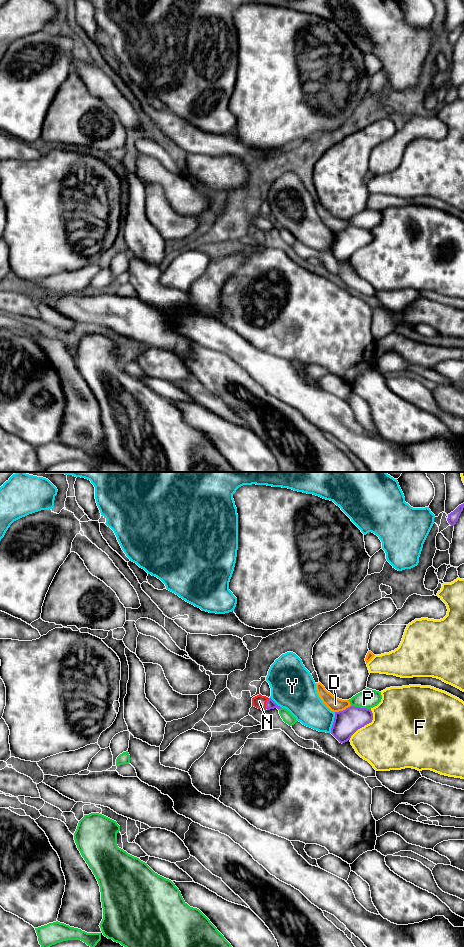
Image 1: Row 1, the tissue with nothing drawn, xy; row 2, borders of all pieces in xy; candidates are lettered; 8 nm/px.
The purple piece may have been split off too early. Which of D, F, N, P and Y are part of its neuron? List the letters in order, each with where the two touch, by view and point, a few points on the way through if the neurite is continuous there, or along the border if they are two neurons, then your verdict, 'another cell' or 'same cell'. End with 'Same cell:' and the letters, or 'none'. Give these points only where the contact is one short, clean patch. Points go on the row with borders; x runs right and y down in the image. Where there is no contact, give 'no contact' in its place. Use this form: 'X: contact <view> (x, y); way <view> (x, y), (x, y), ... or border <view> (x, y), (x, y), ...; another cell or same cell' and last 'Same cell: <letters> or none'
D: contact xy (343, 710); another cell
F: contact xy (365, 724); another cell
N: contact xy (266, 703); way xy (270, 704), (266, 703), (259, 701); same cell
P: contact xy (361, 708); another cell
Y: contact xy (333, 722); another cell
Same cell: N

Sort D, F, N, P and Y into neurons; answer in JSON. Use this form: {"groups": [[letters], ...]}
{"groups": [["D"], ["F"], ["N"], ["P"], ["Y"]]}

